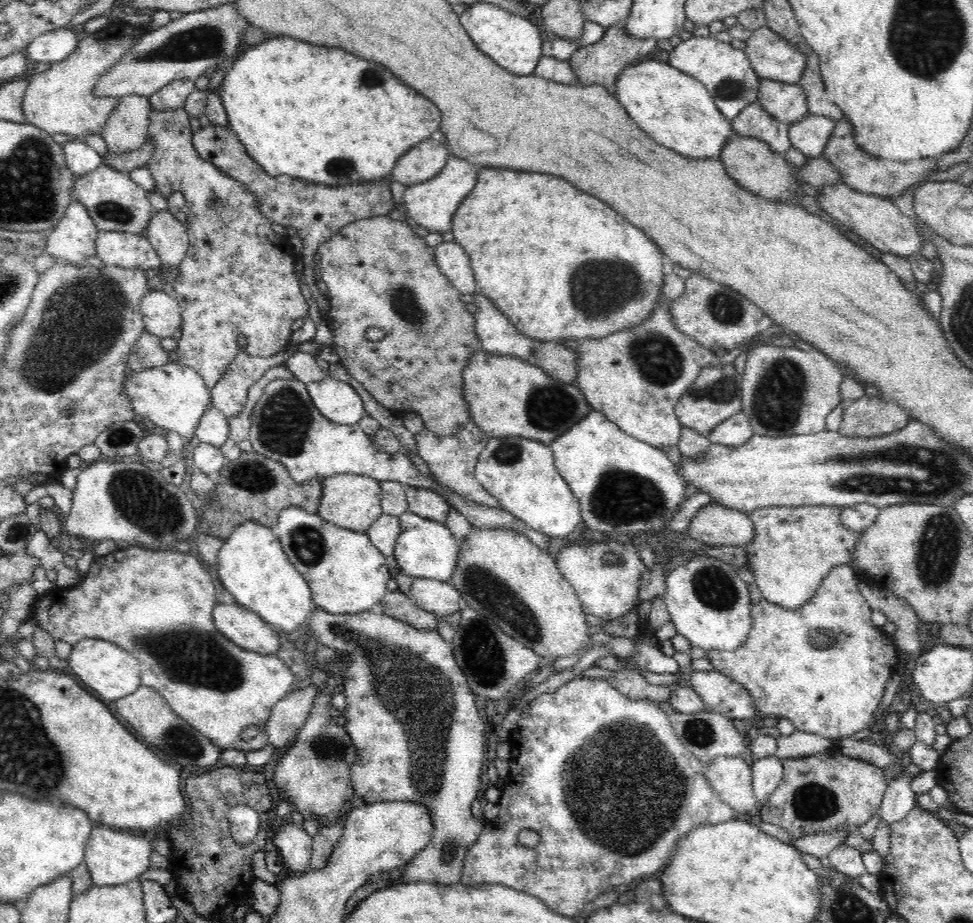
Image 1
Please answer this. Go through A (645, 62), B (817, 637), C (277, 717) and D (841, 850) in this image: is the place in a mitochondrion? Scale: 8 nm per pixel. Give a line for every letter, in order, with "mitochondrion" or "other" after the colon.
A: other
B: mitochondrion
C: other
D: other

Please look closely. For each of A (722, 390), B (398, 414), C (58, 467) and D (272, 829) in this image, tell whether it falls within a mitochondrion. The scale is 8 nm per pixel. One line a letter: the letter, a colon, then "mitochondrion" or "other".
A: mitochondrion
B: other
C: other
D: other

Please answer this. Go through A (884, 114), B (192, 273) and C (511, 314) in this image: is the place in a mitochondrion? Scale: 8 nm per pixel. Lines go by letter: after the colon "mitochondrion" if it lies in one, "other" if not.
A: other
B: other
C: other

